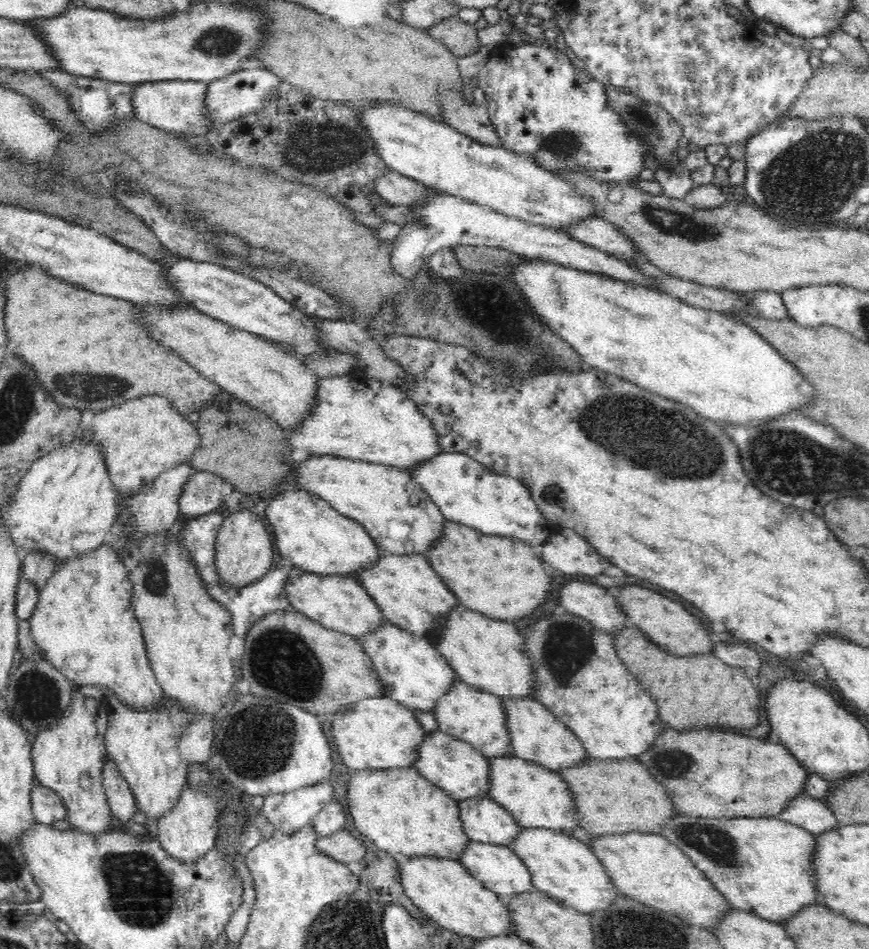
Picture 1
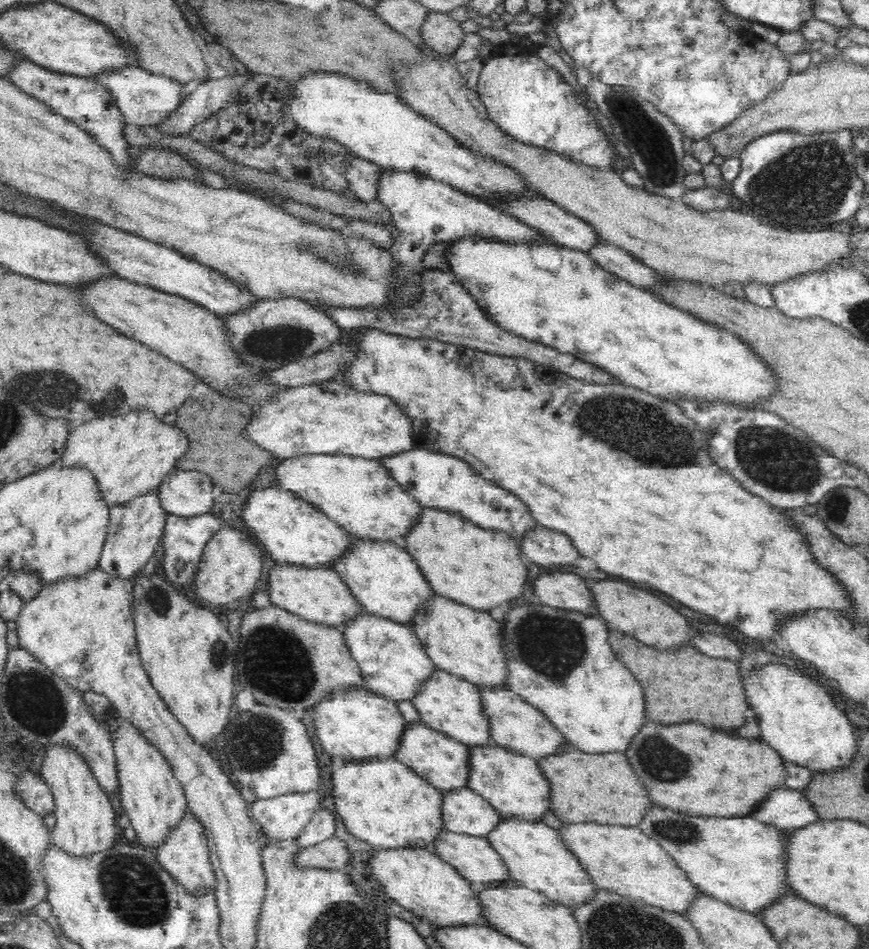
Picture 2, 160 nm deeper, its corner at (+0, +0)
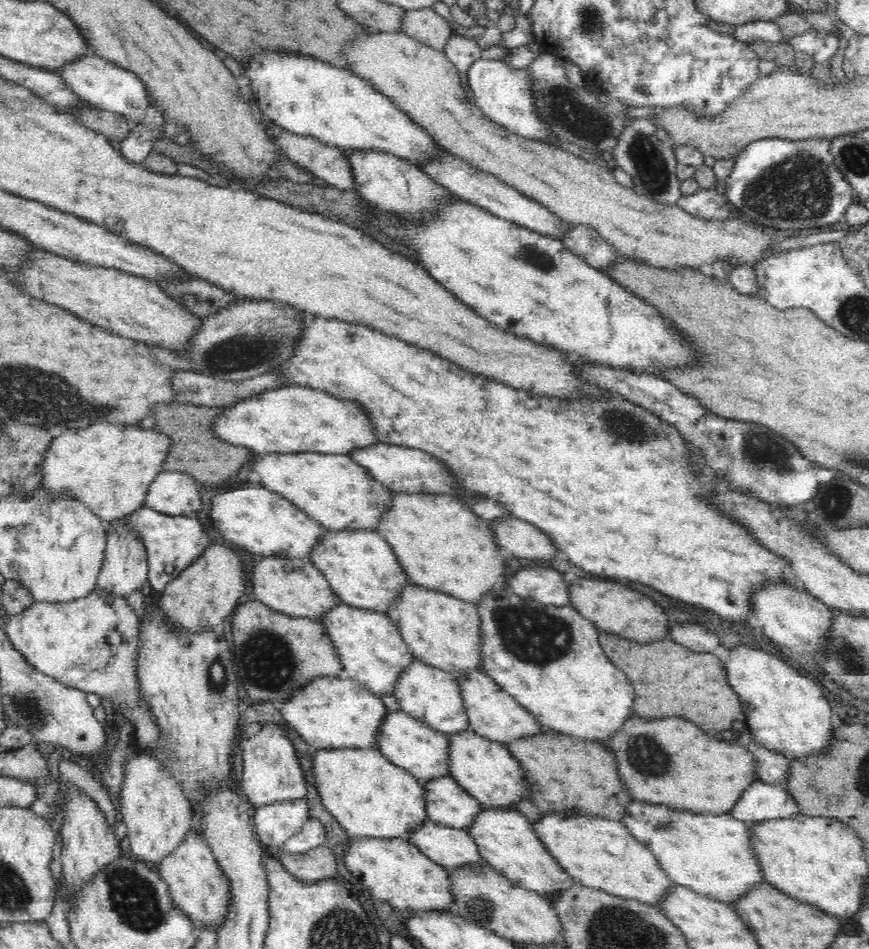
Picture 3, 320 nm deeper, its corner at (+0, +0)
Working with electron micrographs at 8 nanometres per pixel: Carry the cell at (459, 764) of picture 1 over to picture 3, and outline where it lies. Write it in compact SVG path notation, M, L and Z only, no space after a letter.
M402 708L389 712L385 724L382 724L381 739L378 749L390 762L405 768L421 784L428 780L441 779L442 776L450 776L449 734L435 731L426 726L421 720L410 716Z

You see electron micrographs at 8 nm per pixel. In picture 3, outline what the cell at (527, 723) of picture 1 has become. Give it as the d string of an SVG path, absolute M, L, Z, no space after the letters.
M484 670L458 674L456 679L462 687L462 697L470 717L470 730L495 743L510 744L514 740L542 736L546 729L538 719L528 712L511 694L504 692L498 683Z

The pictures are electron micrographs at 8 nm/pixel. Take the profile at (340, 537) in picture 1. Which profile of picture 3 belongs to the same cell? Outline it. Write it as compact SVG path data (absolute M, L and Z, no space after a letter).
M240 486L212 498L212 524L220 532L220 540L236 548L248 550L255 557L282 559L310 559L314 548L321 543L328 531L314 517L308 515L286 497L261 486Z

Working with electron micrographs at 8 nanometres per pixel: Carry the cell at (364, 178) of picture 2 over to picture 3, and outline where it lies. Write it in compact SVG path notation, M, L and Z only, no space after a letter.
M285 129L279 132L282 147L289 158L310 169L320 183L340 190L356 188L354 169L344 149L326 146L315 138L300 136Z

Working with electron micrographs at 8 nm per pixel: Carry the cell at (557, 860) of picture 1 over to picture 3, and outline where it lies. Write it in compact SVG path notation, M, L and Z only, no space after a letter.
M484 808L477 824L474 824L472 829L468 828L468 832L478 843L480 853L487 864L520 888L556 899L563 891L578 885L576 879L549 852L544 841L538 836L535 824L530 824L530 820L518 811L506 808Z

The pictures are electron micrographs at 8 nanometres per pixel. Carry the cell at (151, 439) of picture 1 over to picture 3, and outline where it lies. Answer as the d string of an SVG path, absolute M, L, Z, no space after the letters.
M101 422L88 428L72 429L60 434L52 440L50 449L42 462L42 487L54 492L66 492L74 499L86 503L107 523L122 515L130 515L142 508L148 496L150 485L160 472L162 464L172 451L172 440L169 434L154 428L144 429L139 425Z

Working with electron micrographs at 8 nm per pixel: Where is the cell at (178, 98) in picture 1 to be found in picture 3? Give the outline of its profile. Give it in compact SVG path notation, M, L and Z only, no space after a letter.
M86 54L69 67L55 72L60 73L66 85L76 91L93 109L122 115L136 125L144 124L148 110L157 106L148 85L134 71L120 68L116 63L96 54Z

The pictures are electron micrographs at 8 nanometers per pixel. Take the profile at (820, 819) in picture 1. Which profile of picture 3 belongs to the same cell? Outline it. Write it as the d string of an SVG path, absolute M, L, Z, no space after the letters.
M758 780L745 790L741 800L730 812L737 820L756 824L787 820L801 816L797 799L782 785L765 784Z

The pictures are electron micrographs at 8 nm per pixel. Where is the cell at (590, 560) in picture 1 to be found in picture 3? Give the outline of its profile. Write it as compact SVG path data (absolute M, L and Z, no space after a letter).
M494 520L488 522L497 536L499 548L512 556L528 560L552 560L558 546L540 528L522 520Z

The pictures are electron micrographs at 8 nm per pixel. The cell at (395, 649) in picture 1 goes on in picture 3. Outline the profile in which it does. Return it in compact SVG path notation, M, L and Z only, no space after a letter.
M343 603L334 608L329 616L325 616L322 623L334 641L334 647L348 677L372 694L394 695L405 670L417 661L398 625L394 624L388 614L354 608Z

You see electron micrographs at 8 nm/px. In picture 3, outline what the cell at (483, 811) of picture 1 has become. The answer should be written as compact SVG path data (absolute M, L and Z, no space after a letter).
M452 775L428 780L423 786L427 790L430 821L442 827L465 831L477 824L484 810L482 804L461 788Z

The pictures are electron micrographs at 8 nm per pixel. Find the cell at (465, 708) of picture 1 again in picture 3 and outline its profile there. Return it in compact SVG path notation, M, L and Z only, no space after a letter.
M417 660L408 670L405 670L405 674L402 675L394 690L394 697L404 712L421 720L435 731L449 735L462 735L470 731L470 717L465 707L464 697L462 697L462 687L453 673L431 667Z

